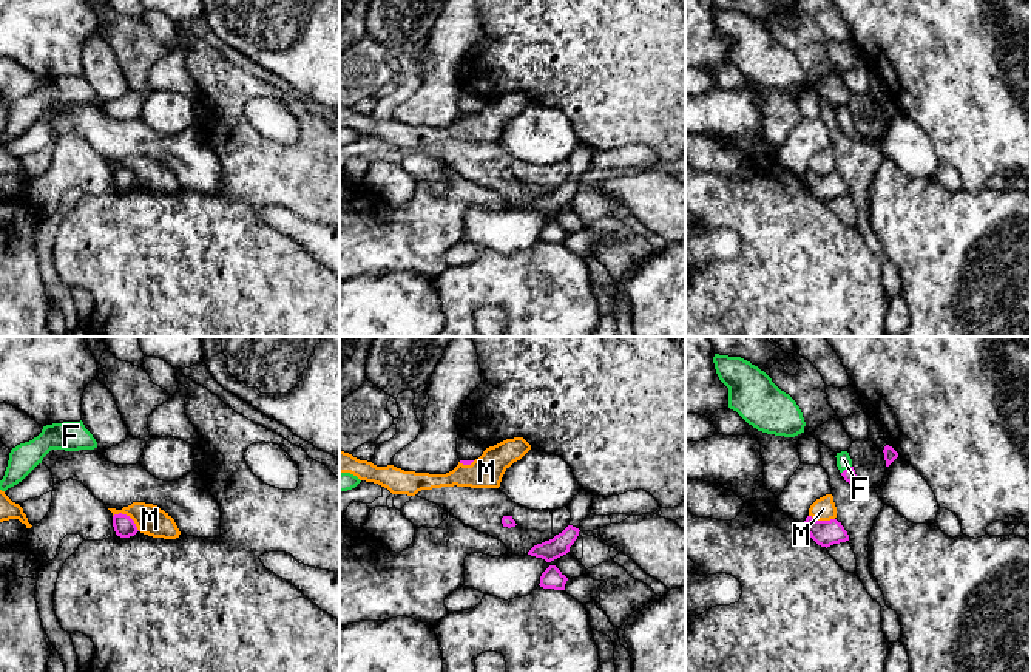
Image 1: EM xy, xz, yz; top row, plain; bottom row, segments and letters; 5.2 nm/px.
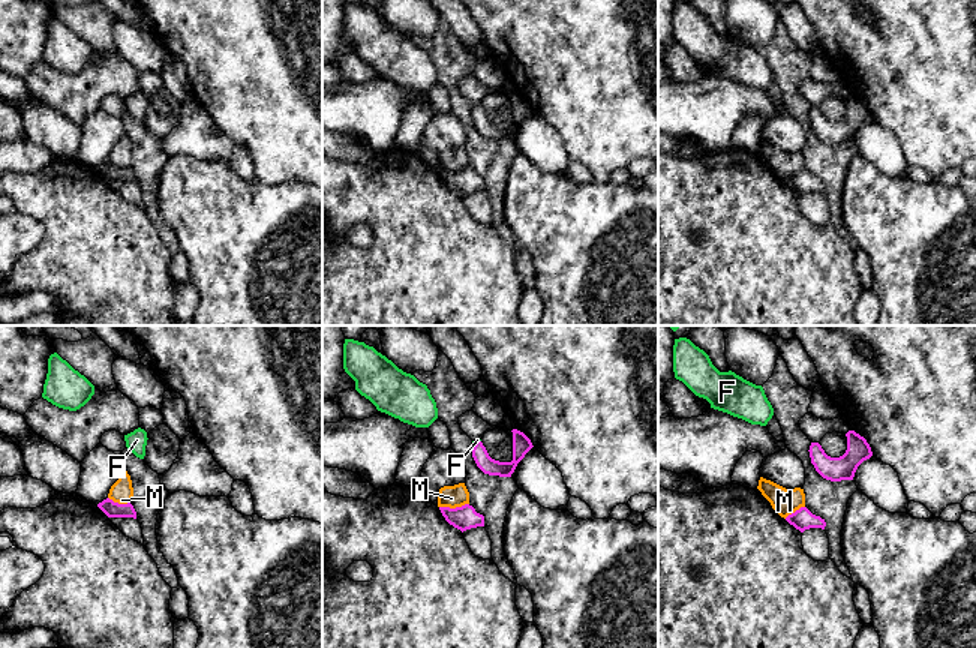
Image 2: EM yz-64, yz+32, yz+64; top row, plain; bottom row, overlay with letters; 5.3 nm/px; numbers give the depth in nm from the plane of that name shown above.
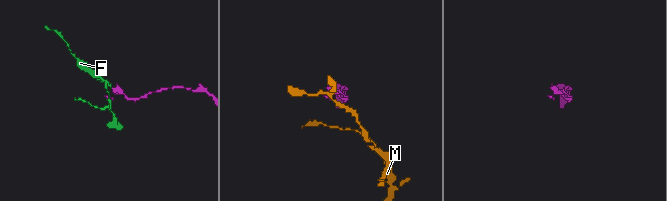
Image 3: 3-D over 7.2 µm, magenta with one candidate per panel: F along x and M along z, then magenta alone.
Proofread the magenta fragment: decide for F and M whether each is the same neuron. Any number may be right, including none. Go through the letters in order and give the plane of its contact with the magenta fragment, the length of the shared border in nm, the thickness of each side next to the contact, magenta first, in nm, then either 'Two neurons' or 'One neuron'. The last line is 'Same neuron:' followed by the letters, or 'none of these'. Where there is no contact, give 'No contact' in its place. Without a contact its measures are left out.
F: Touches magenta in yz. Shared border 70 nm. Thickness 70 nm (magenta) against 80 nm. One neuron
M: Touches magenta in xy. Shared border 170 nm. Thickness 110 nm (magenta) against 160 nm. Two neurons
Same neuron: F

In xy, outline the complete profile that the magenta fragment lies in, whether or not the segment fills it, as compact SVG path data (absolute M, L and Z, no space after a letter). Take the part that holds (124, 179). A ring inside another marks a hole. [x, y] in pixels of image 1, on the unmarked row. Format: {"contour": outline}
{"contour": "M122 167L113 170L113 181L116 188L120 192L134 190L139 185L134 175Z"}

